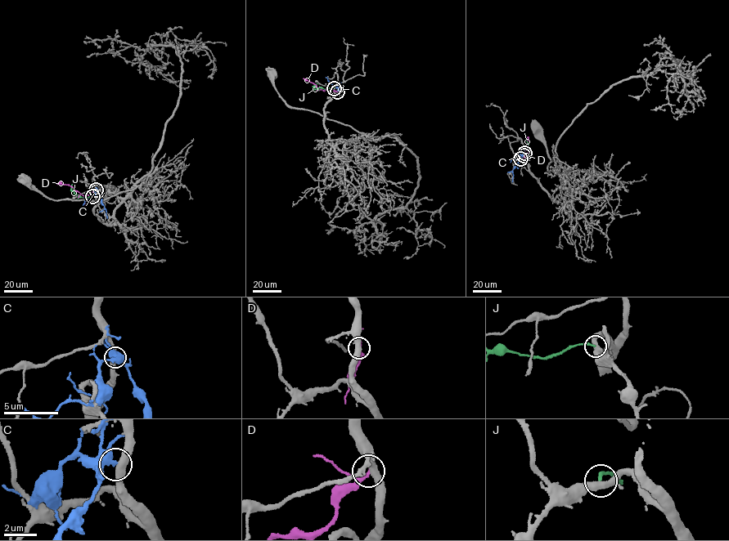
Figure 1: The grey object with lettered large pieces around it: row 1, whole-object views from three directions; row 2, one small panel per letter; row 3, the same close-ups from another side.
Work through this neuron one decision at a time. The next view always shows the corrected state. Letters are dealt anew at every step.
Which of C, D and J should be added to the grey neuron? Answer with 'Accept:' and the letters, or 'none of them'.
Accept: none of them

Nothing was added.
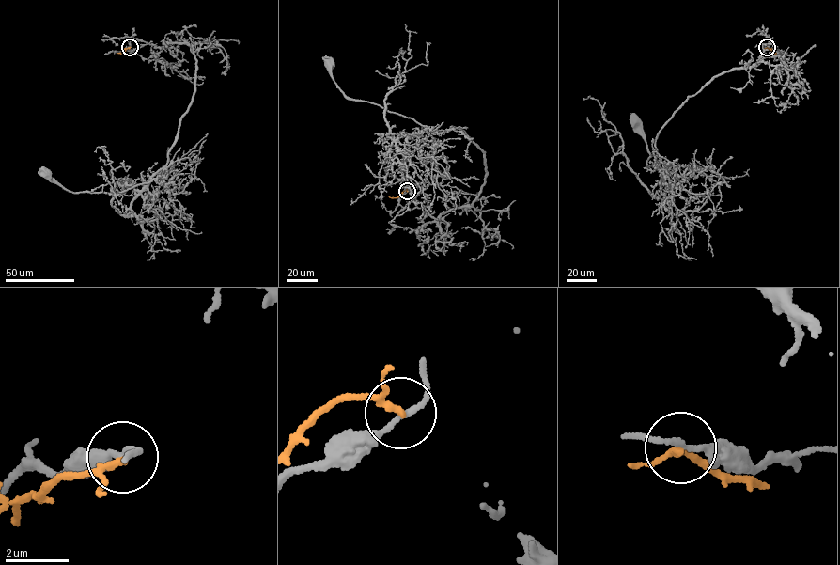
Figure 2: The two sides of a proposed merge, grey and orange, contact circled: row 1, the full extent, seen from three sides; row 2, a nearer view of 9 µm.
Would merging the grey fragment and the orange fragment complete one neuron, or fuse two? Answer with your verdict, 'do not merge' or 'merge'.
do not merge

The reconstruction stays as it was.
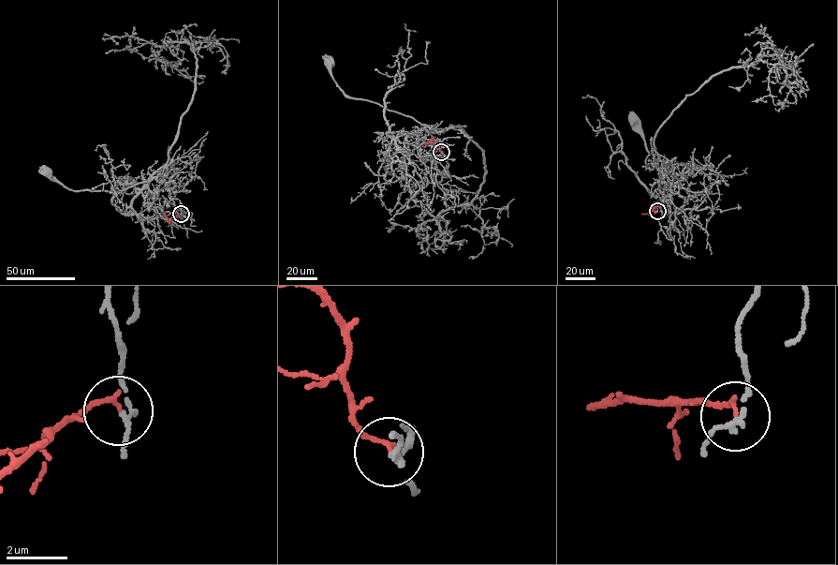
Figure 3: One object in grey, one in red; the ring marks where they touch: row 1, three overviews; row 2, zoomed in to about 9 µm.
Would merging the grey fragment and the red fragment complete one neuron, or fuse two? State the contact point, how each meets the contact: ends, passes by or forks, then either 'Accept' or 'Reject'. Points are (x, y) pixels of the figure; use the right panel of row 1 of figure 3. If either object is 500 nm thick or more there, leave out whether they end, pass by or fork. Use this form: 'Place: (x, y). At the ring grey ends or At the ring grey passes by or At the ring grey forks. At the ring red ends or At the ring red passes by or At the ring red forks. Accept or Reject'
Place: (657, 211). At the ring grey passes by. At the ring red ends. Reject

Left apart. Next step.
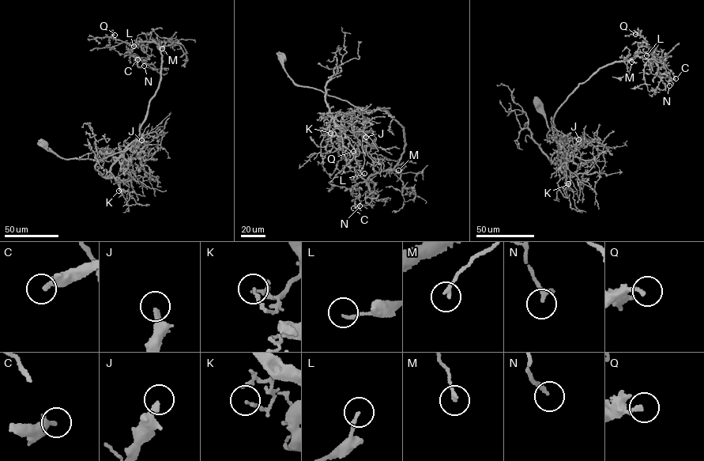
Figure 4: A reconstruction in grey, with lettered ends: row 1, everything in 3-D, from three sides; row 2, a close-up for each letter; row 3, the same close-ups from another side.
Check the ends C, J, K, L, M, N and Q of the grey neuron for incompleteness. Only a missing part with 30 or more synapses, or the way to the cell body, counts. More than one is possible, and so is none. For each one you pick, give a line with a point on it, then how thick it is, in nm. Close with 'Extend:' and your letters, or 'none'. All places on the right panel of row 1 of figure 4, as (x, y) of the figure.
J: Place: (578, 139). Thickness 260 nm
Q: Place: (635, 34). Thickness 180 nm
Extend: J, Q

